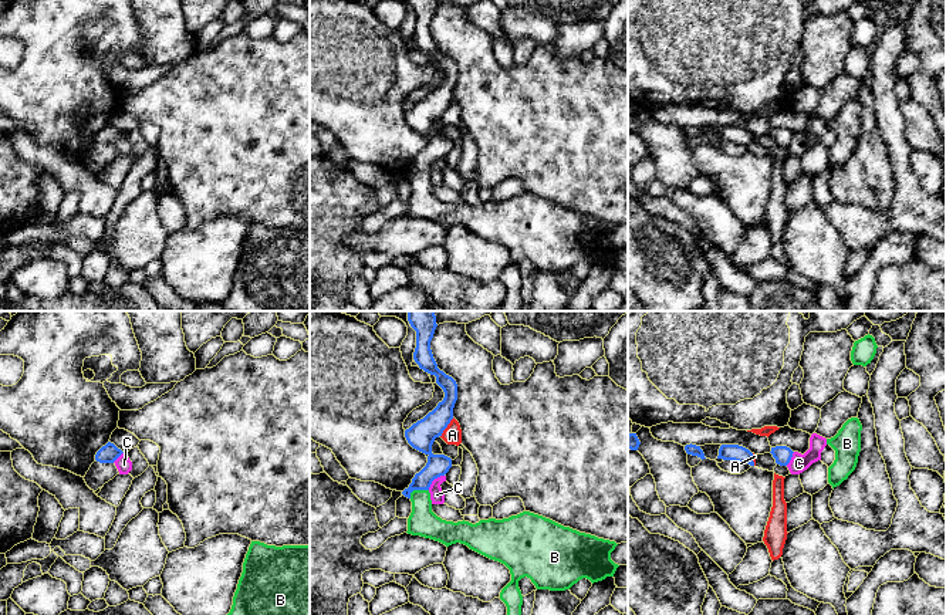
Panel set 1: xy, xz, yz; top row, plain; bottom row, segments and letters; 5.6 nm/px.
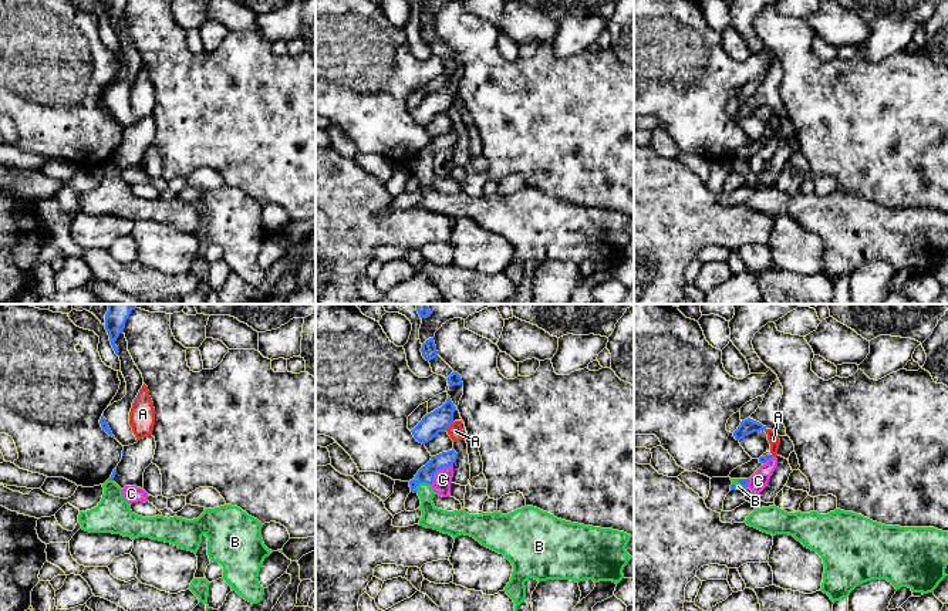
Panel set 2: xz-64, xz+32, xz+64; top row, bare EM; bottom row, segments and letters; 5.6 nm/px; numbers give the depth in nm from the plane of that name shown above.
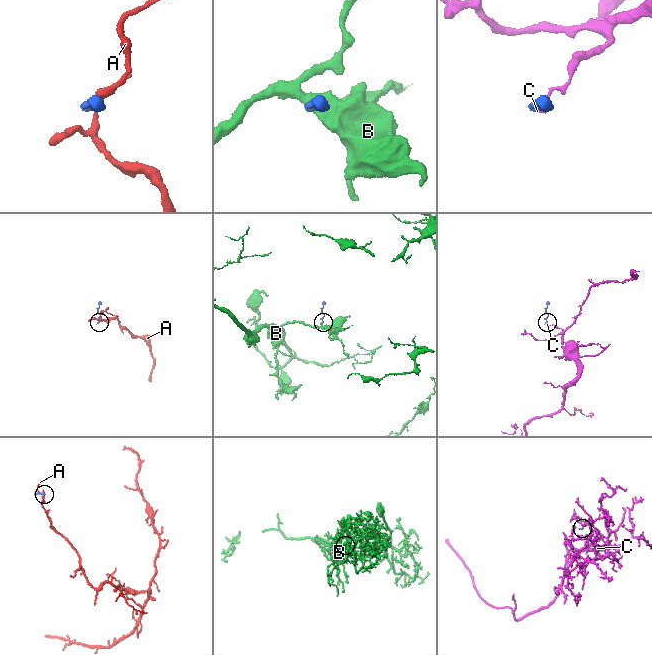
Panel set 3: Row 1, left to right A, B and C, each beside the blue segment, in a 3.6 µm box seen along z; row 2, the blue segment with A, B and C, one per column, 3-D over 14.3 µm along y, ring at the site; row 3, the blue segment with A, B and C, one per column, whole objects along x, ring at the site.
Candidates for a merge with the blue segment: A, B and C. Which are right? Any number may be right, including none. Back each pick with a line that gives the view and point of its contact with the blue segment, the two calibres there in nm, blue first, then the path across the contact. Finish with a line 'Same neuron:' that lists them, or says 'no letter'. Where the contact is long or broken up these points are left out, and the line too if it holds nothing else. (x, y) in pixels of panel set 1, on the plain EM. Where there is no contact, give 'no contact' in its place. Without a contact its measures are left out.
B: xz (416, 171) | 130/160 nm | across xz (438, 147), (416, 171), (421, 179), (422, 203)
Same neuron: B

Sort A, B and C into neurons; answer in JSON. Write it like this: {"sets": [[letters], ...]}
{"sets": [["A"], ["B"], ["C"]]}

